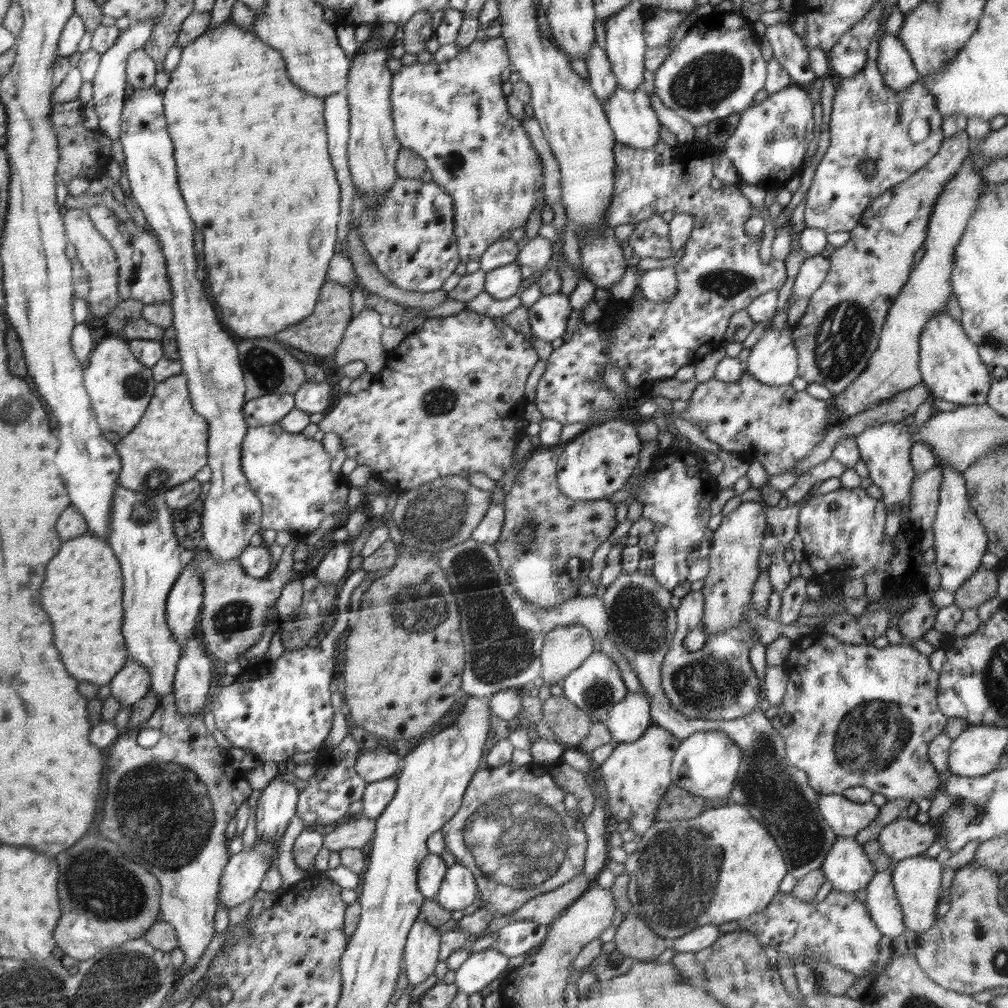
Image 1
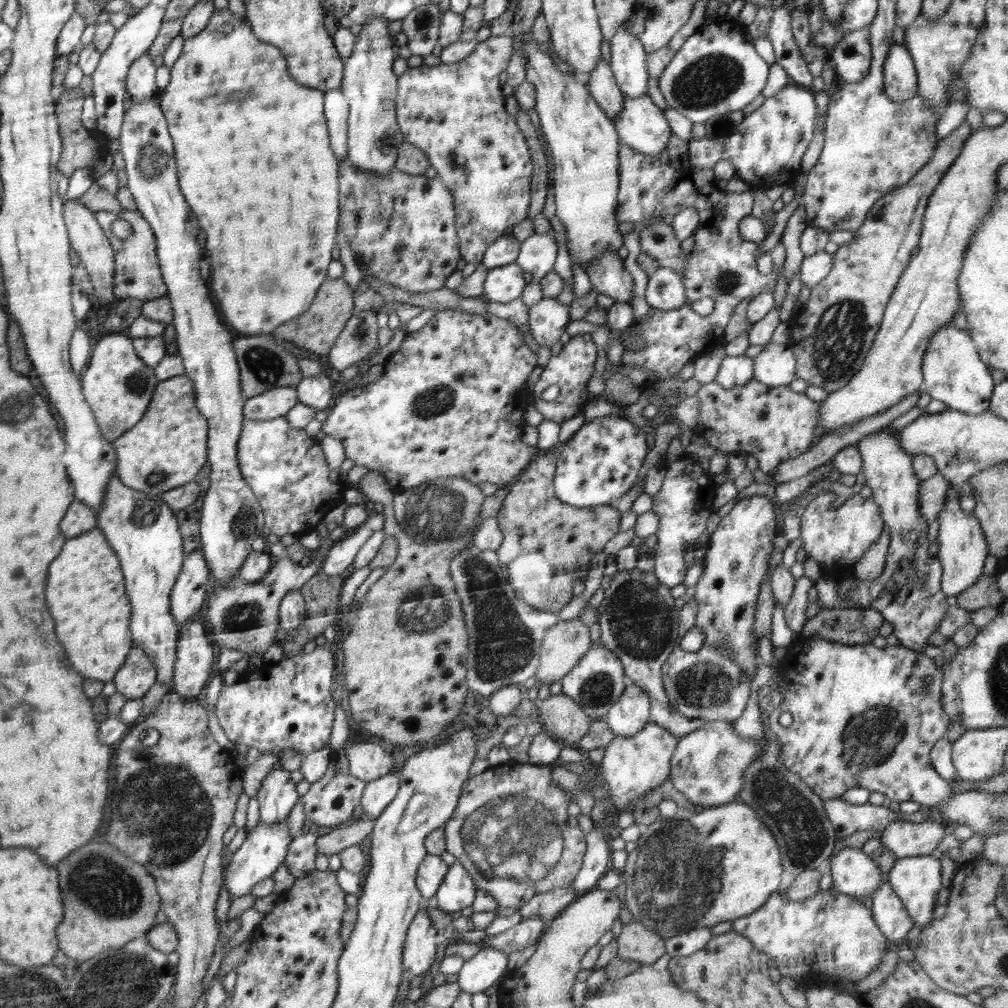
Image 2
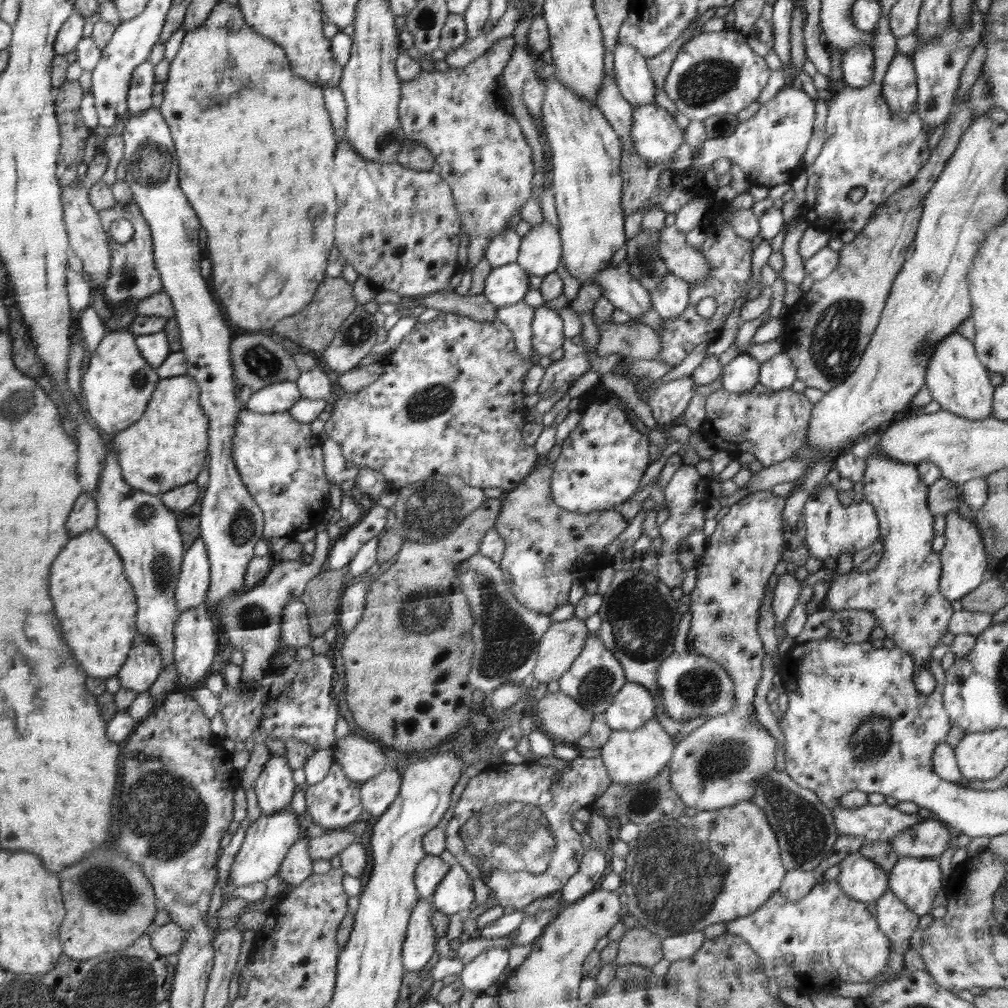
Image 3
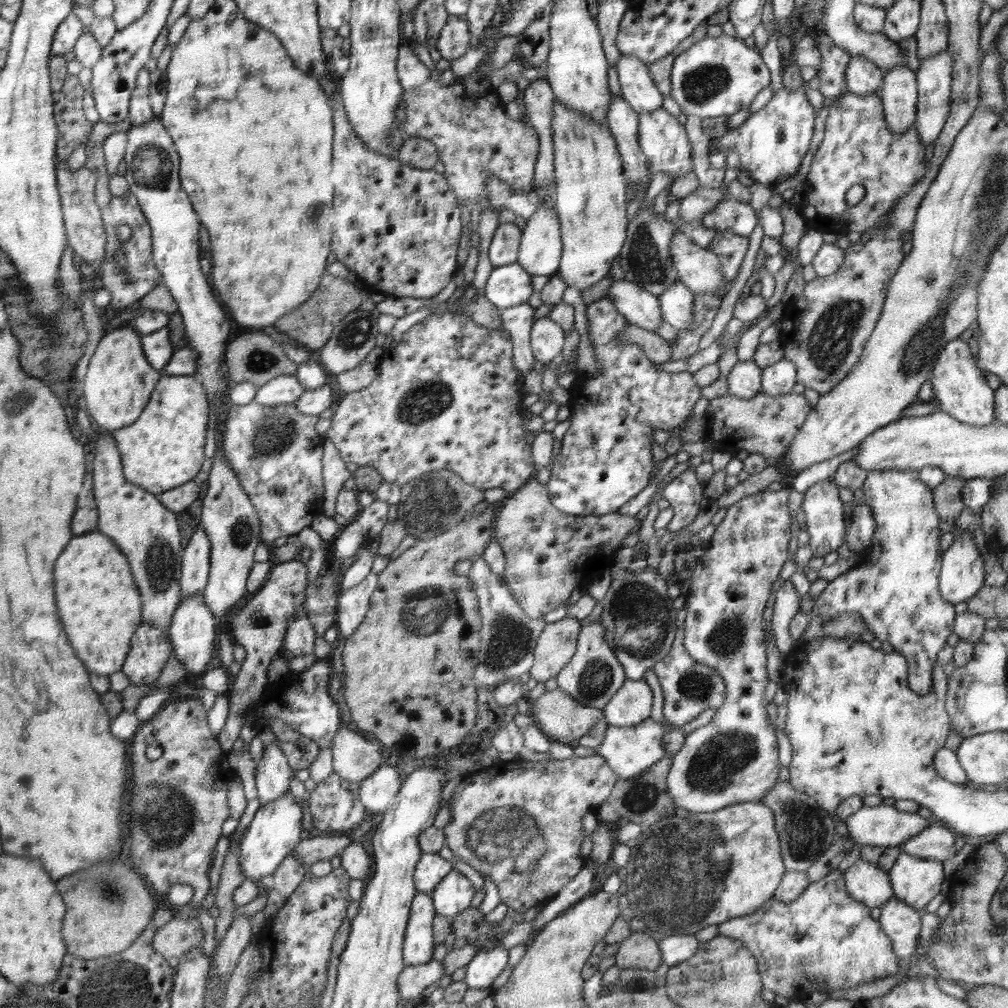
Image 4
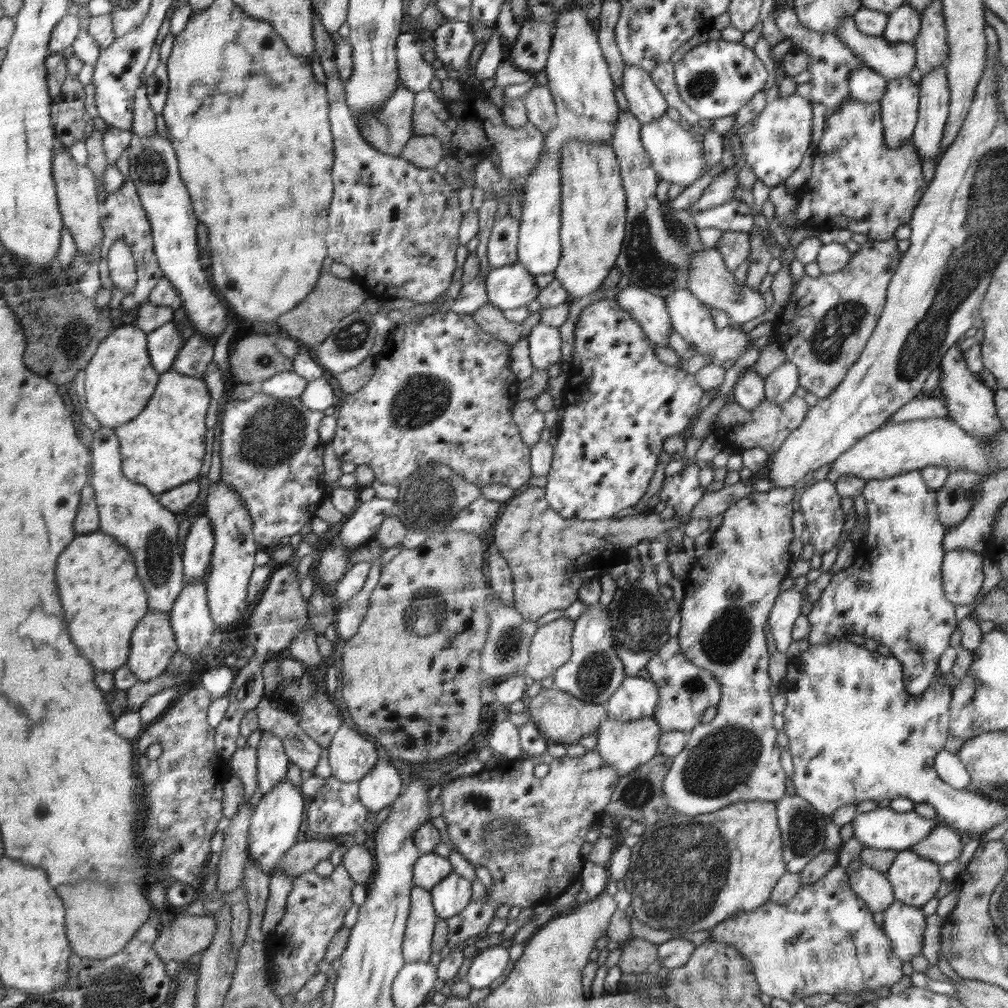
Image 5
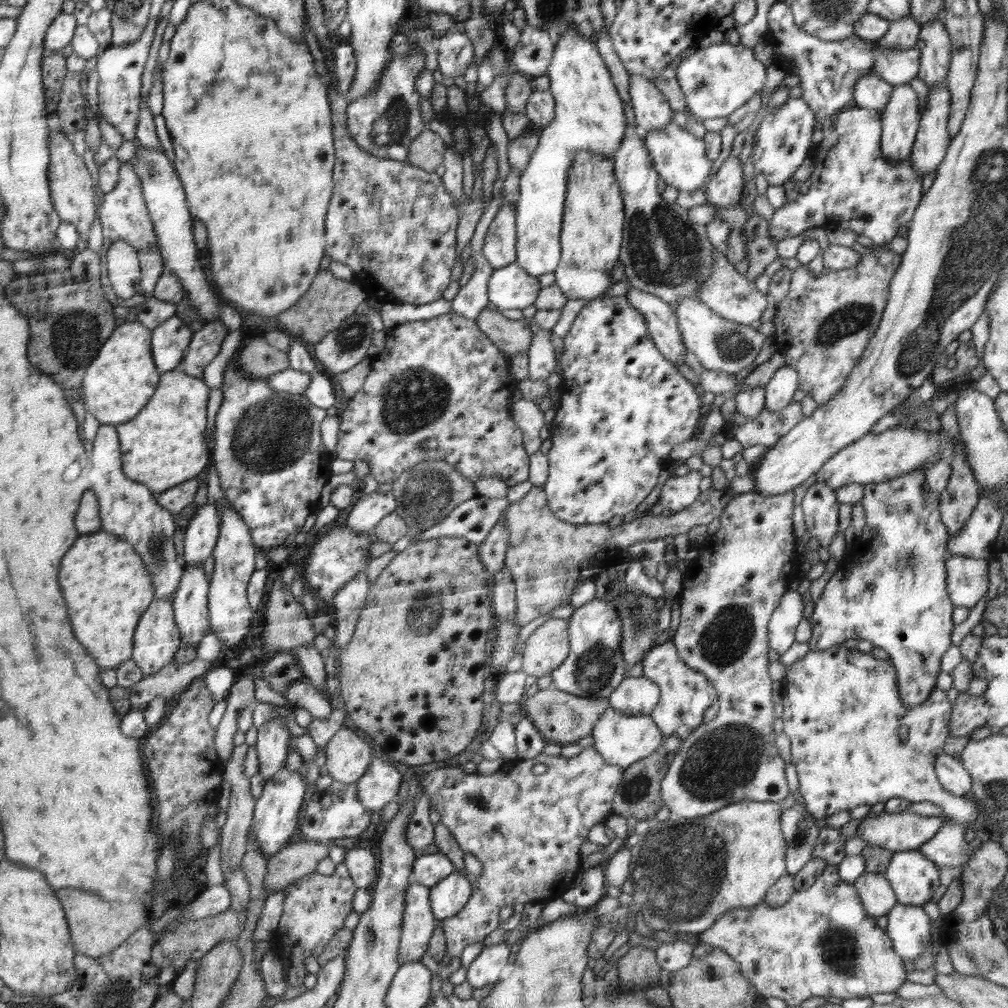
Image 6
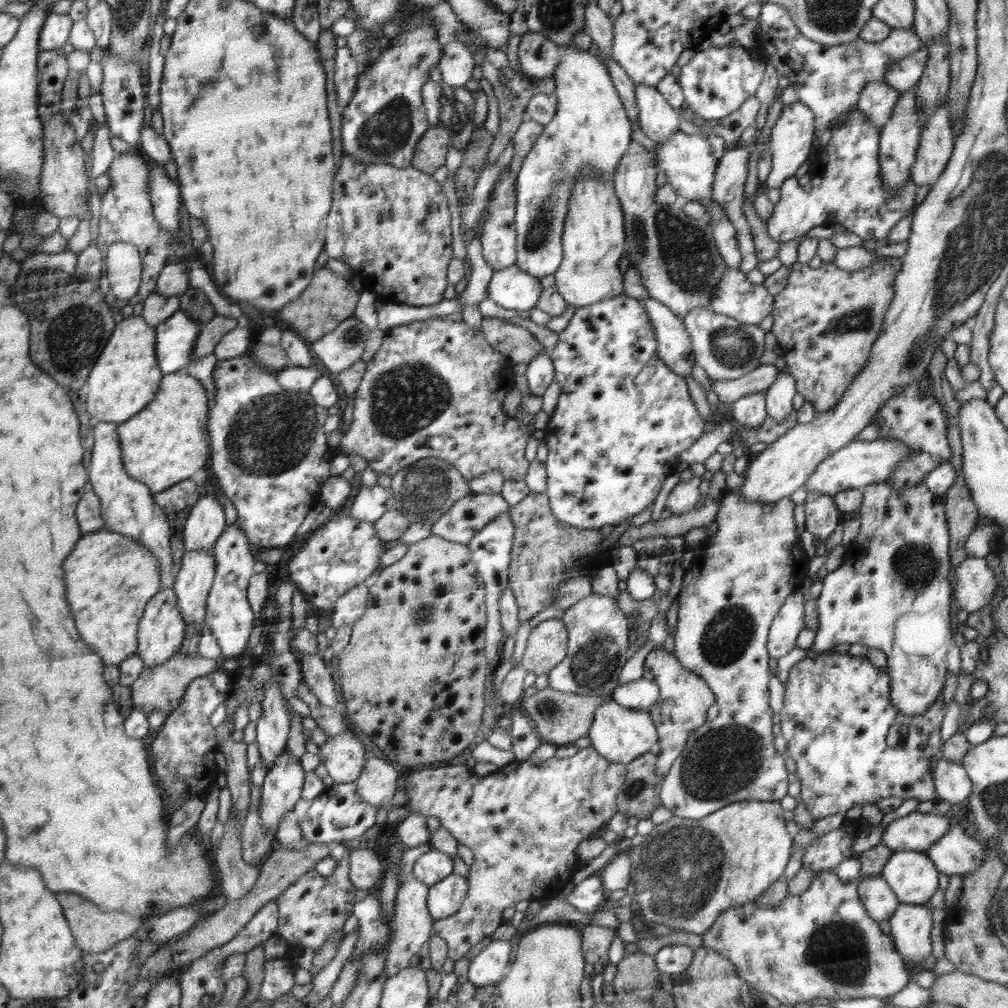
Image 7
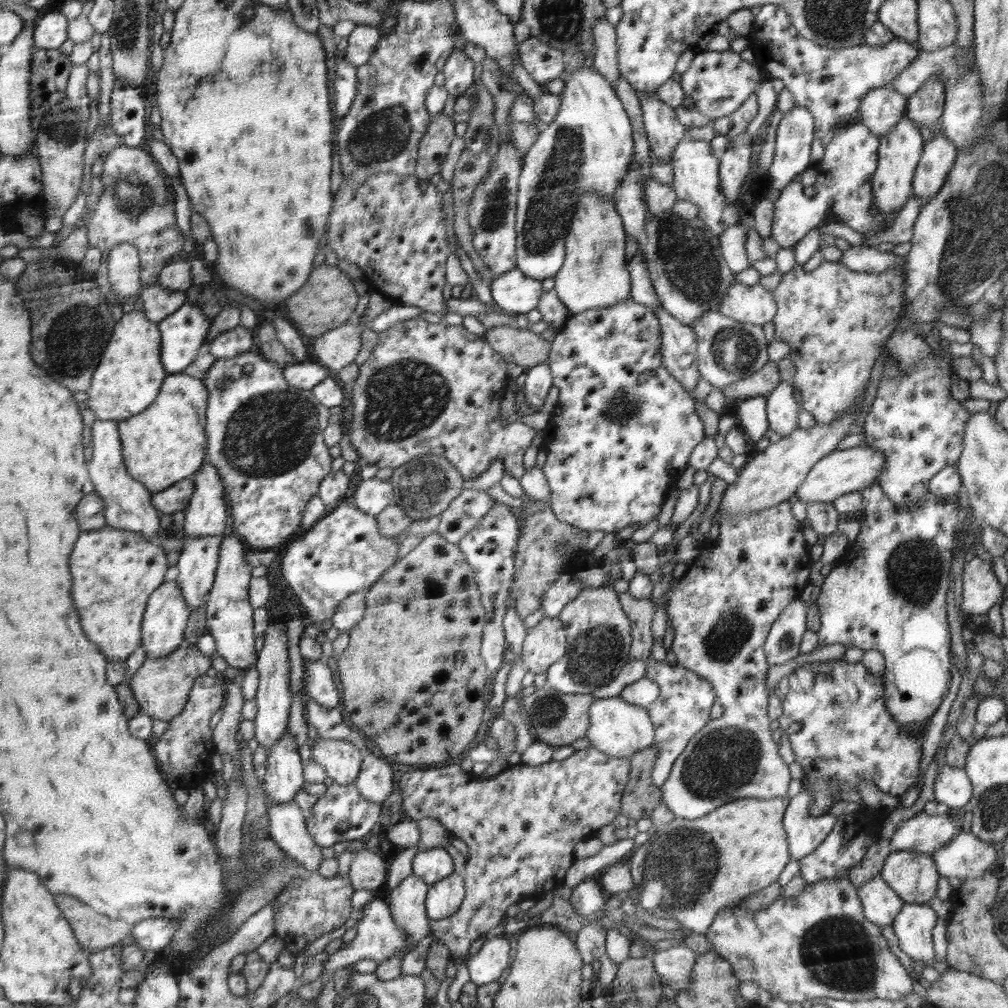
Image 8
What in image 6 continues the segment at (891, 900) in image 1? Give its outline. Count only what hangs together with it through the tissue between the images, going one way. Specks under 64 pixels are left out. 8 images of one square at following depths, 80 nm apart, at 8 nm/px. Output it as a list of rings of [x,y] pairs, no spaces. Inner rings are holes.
[[[897,902],[886,914],[888,926],[885,933],[892,939],[893,949],[902,960],[916,960],[924,952],[930,950],[930,917],[922,906],[907,905]]]

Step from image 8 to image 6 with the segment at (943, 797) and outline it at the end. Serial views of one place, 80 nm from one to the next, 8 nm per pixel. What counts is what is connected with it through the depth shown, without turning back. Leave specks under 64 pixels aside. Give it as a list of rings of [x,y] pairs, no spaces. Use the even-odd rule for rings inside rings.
[[[940,753],[935,760],[935,773],[946,792],[954,796],[969,795],[972,779],[960,758]]]

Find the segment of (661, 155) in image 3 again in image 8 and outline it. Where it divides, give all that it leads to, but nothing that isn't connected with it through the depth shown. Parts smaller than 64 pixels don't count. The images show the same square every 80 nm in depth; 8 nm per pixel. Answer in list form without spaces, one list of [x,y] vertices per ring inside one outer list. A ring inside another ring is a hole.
[[[688,136],[682,138],[668,161],[674,168],[672,188],[677,198],[695,204],[699,208],[697,218],[718,238],[729,226],[740,224],[741,217],[746,216],[741,209],[727,201],[718,176],[719,163],[720,160],[713,153],[710,143],[693,140]]]

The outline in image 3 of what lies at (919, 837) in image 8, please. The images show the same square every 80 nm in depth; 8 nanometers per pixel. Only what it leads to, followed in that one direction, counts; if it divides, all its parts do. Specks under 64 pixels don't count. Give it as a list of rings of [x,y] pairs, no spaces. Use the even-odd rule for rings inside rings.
[[[868,802],[858,808],[838,805],[832,808],[832,814],[840,836],[862,836],[866,842],[875,839],[889,842],[893,836],[924,820],[918,813],[902,813],[885,802],[878,805]]]

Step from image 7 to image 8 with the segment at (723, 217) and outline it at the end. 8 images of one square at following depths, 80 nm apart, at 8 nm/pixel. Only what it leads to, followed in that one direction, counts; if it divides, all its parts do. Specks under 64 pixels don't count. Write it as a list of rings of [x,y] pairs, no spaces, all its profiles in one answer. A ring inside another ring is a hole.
[[[742,224],[729,226],[719,237],[723,260],[735,274],[749,268],[748,255],[746,248],[744,248],[744,239],[746,239],[746,233],[748,233],[746,227]]]

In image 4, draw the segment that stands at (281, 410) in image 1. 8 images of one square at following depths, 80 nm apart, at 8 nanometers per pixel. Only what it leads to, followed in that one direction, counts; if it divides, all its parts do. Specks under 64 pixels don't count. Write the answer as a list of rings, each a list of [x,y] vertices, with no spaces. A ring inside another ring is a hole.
[[[276,376],[274,380],[257,387],[253,400],[270,408],[278,405],[292,405],[304,391],[295,376]]]

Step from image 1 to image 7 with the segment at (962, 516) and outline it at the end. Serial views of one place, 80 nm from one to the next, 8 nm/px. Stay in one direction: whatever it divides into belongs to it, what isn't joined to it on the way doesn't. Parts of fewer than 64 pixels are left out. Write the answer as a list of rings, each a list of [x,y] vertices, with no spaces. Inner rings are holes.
[[[967,558],[963,560],[954,575],[956,606],[971,614],[990,605],[997,581],[988,558]]]

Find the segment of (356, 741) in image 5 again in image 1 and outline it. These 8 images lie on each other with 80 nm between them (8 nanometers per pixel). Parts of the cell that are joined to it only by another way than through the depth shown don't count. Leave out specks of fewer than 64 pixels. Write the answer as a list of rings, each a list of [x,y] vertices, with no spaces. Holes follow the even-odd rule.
[[[384,744],[375,748],[360,748],[354,763],[355,773],[367,783],[396,777],[402,766],[402,757],[390,751]]]

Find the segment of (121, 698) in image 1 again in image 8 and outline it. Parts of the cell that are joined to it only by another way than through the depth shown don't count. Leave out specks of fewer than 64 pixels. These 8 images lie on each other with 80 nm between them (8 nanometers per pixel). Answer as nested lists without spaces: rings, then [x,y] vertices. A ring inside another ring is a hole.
[[[176,581],[166,582],[150,596],[141,624],[141,647],[146,650],[147,657],[162,658],[174,652],[185,641],[185,629],[188,628],[190,614],[189,606]]]

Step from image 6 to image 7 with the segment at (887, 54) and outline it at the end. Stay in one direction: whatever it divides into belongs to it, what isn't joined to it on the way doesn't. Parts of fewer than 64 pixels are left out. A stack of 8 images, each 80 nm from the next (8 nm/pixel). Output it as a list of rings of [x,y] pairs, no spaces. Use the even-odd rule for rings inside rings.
[[[921,47],[914,54],[901,58],[893,66],[887,68],[884,81],[900,94],[913,91],[918,81],[925,72],[925,64],[929,60],[929,52],[926,47]]]

